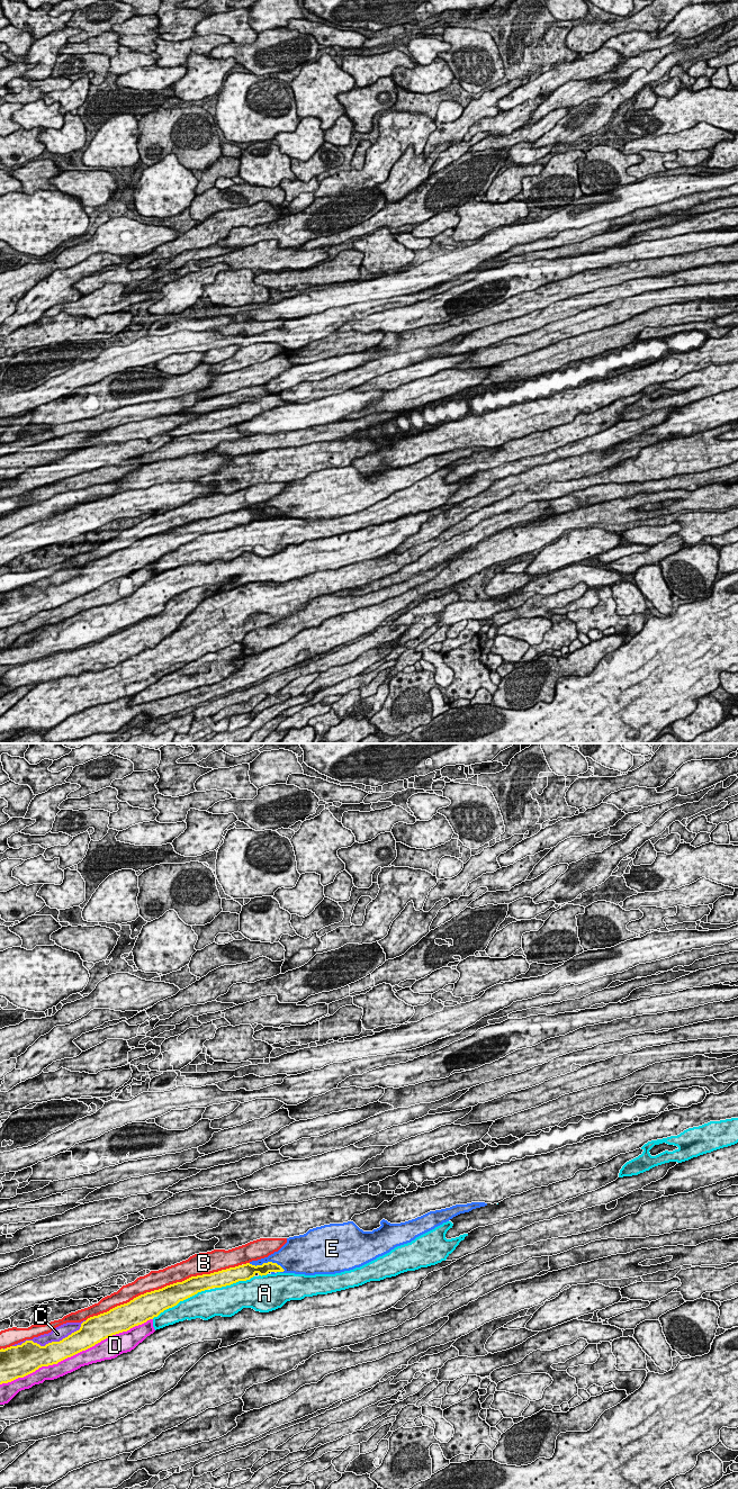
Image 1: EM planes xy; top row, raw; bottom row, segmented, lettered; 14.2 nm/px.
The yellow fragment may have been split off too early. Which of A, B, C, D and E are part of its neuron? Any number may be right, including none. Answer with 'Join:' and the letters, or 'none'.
Join: none

